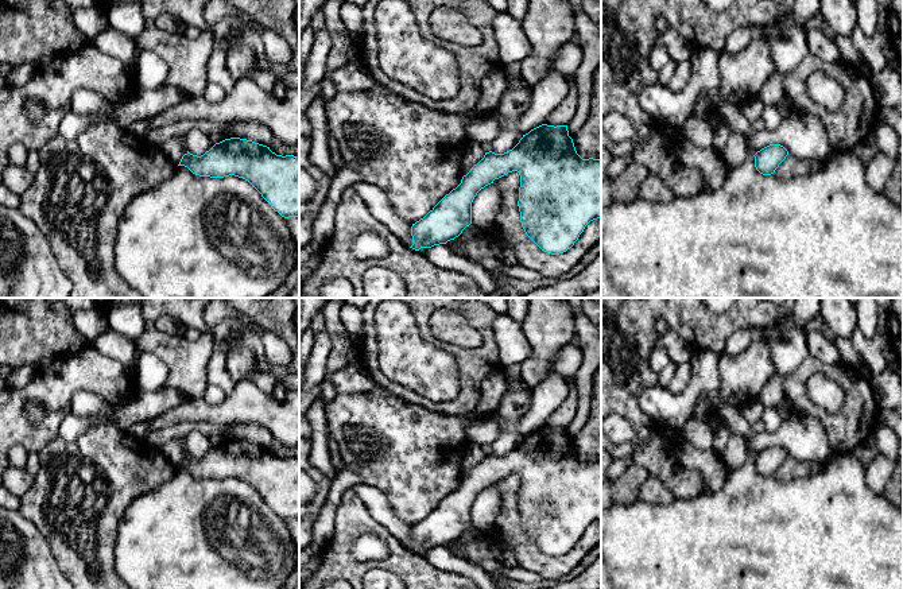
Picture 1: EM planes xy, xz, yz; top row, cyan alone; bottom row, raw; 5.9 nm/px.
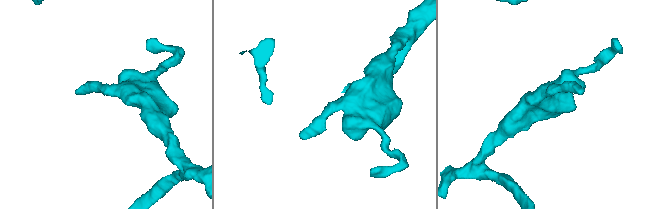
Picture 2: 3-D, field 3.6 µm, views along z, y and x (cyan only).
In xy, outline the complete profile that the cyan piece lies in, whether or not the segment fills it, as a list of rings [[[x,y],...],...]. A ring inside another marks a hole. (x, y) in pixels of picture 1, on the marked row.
[[[230,137],[216,143],[201,156],[187,151],[178,166],[199,177],[243,178],[282,217],[299,217],[299,156],[276,155],[267,146]]]

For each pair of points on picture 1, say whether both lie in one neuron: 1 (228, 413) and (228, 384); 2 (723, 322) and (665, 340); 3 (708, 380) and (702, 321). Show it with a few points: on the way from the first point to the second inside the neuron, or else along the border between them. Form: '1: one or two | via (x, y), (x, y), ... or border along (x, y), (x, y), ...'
1: two | border along (236, 383), (227, 395)
2: two | border along (670, 329), (693, 349)
3: two | border along (693, 349), (712, 349), (719, 355)

